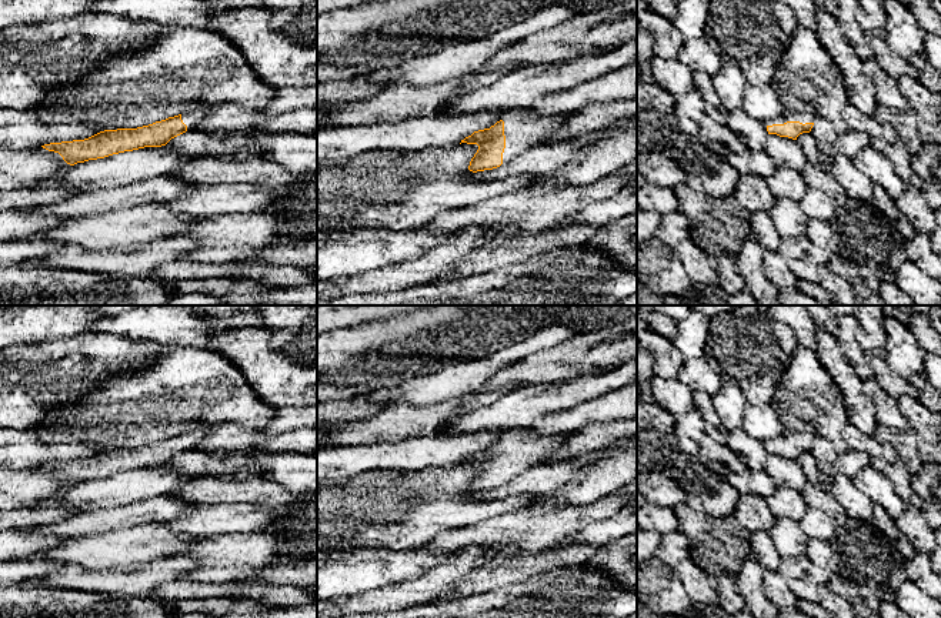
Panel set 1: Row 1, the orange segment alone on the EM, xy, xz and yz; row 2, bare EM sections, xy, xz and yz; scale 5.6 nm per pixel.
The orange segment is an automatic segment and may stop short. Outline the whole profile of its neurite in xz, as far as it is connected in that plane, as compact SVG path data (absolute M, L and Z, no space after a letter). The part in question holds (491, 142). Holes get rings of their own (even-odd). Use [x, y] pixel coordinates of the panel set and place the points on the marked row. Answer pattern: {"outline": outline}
{"outline": "M531 107L505 111L500 121L490 128L474 131L461 143L477 144L478 150L470 161L473 173L493 170L508 163L518 154L541 144L550 134L564 126L574 116L538 116Z"}

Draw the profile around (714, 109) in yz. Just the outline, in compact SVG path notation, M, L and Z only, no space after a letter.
M694 71L695 90L700 93L704 101L704 113L718 124L727 124L730 111L718 98L711 76L701 71Z

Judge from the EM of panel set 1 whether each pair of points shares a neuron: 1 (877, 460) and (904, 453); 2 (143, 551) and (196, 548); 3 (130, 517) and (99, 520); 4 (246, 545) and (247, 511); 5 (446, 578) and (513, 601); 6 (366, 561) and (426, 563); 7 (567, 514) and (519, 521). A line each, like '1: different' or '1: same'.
1: different
2: different
3: same
4: different
5: different
6: same
7: same

